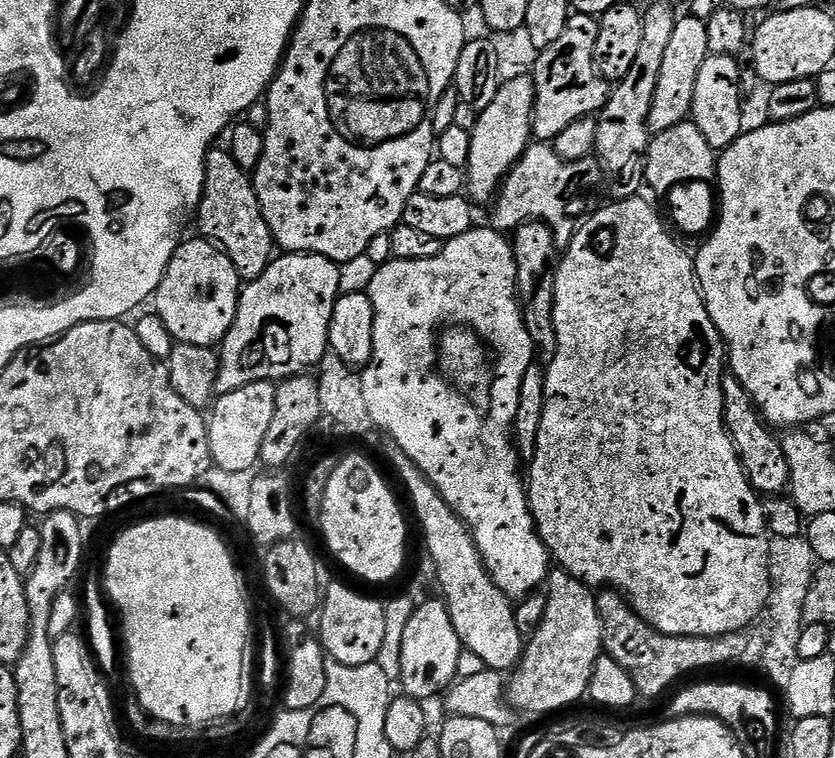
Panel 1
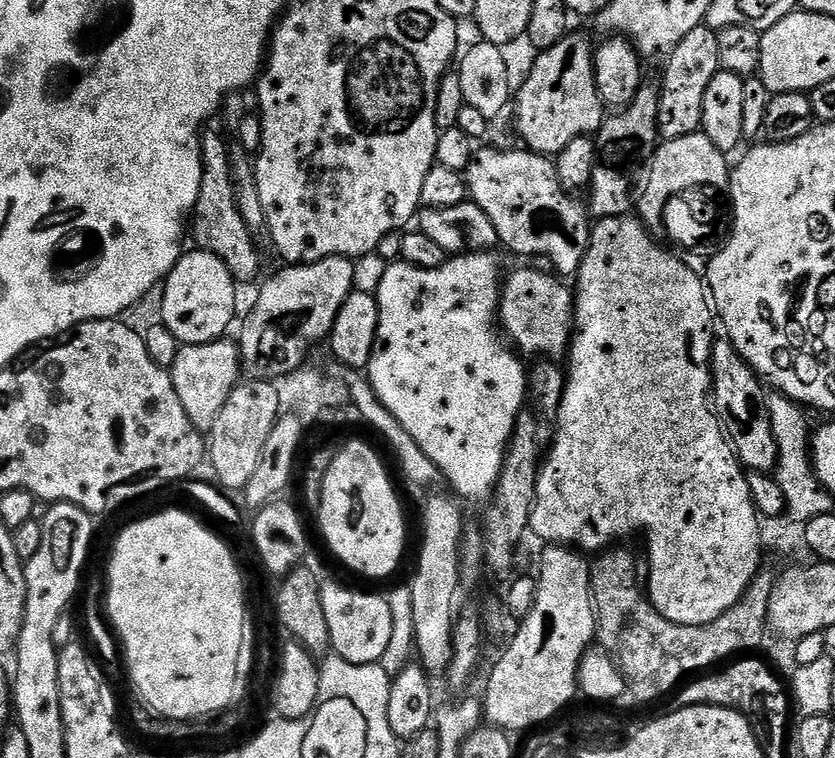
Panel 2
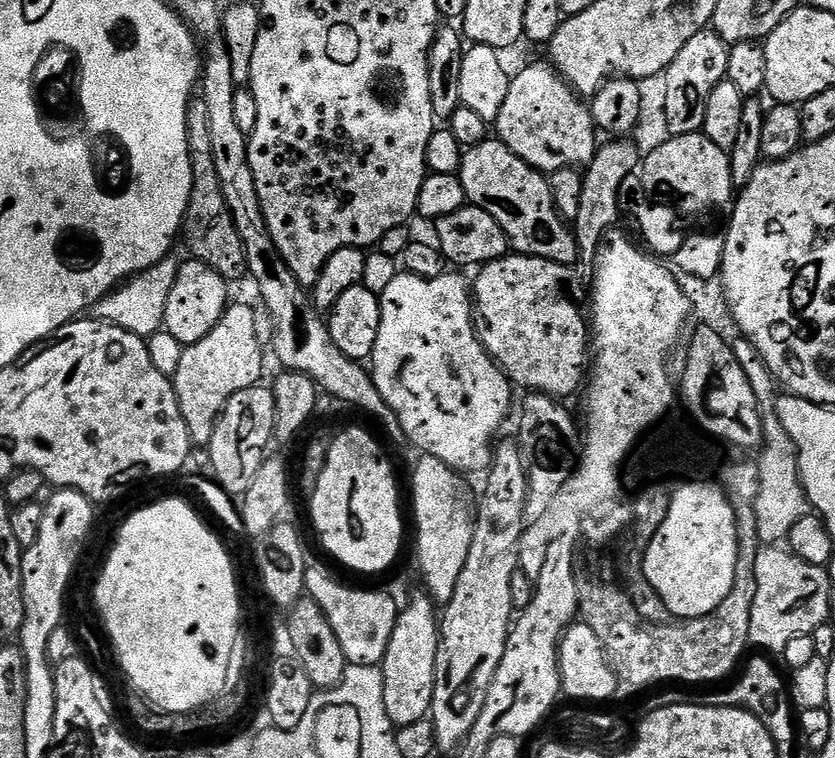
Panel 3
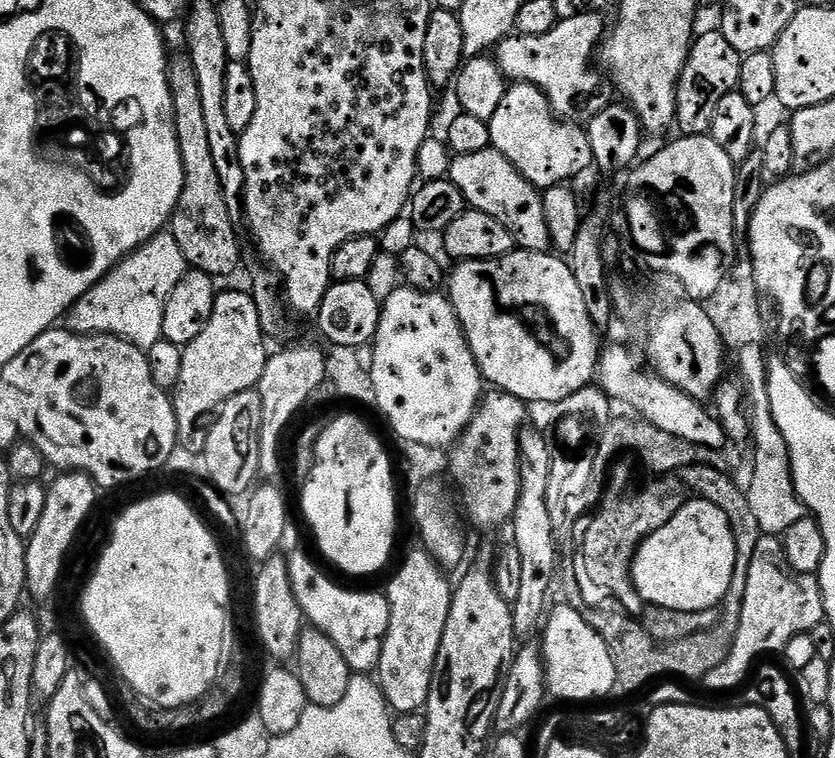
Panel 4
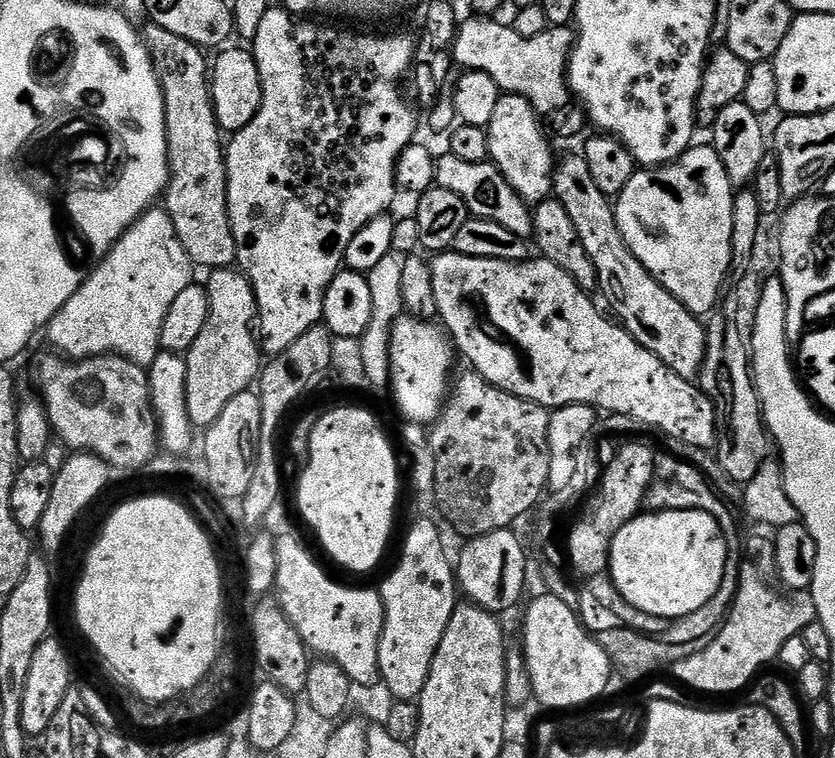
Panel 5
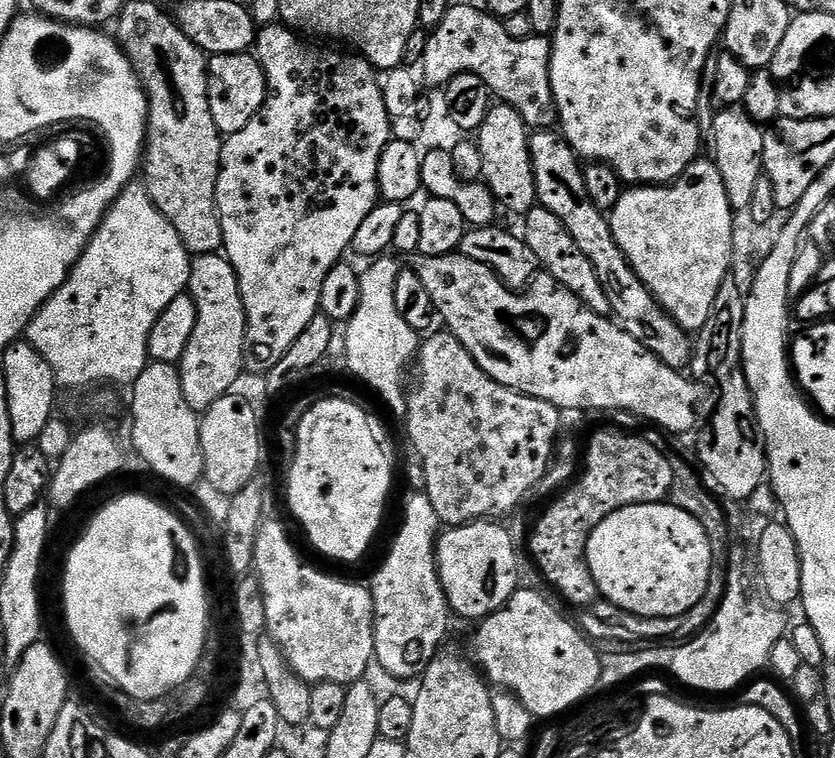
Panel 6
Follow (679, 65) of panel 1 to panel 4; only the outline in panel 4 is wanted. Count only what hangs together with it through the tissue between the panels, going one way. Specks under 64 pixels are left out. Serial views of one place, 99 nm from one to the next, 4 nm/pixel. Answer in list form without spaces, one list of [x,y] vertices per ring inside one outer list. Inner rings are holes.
[[[719,30],[701,31],[692,41],[692,48],[686,58],[686,66],[678,78],[676,87],[675,127],[680,136],[707,136],[712,131],[714,113],[718,111],[718,102],[726,98],[726,94],[738,89],[738,74],[742,74],[744,57]]]

